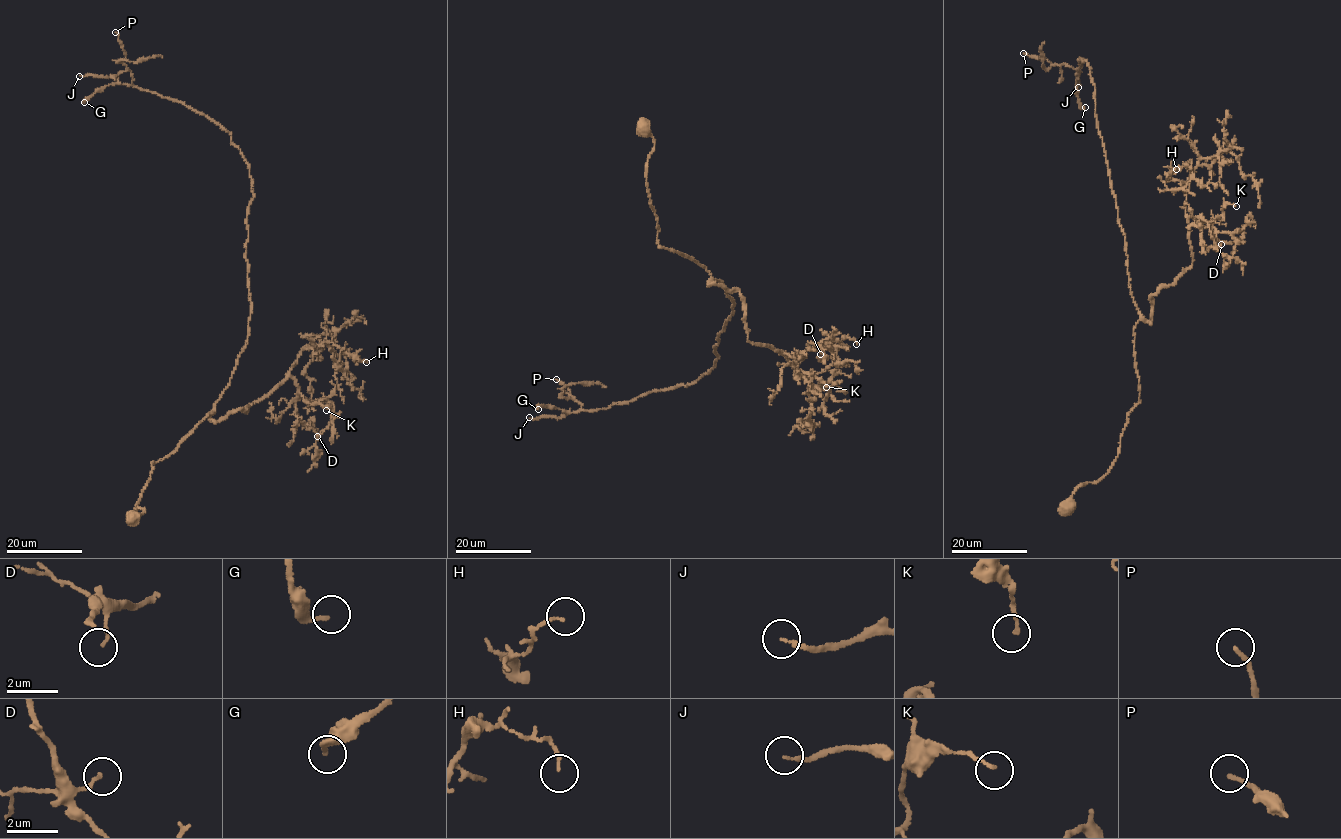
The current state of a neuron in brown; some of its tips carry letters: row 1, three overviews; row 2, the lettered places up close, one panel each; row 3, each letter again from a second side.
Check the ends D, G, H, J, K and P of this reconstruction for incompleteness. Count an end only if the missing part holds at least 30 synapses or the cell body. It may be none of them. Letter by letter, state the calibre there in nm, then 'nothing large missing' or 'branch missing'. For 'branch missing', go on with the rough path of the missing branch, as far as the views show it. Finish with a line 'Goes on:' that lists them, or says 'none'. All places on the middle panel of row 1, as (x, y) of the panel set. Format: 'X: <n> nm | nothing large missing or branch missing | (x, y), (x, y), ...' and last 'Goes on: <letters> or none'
D: 120 nm | nothing large missing
G: 150 nm | nothing large missing
H: 120 nm | nothing large missing
J: 150 nm | branch missing | (529, 417), (517, 418), (508, 425), (480, 481), (465, 494)
K: 150 nm | nothing large missing
P: 150 nm | nothing large missing
Goes on: J

